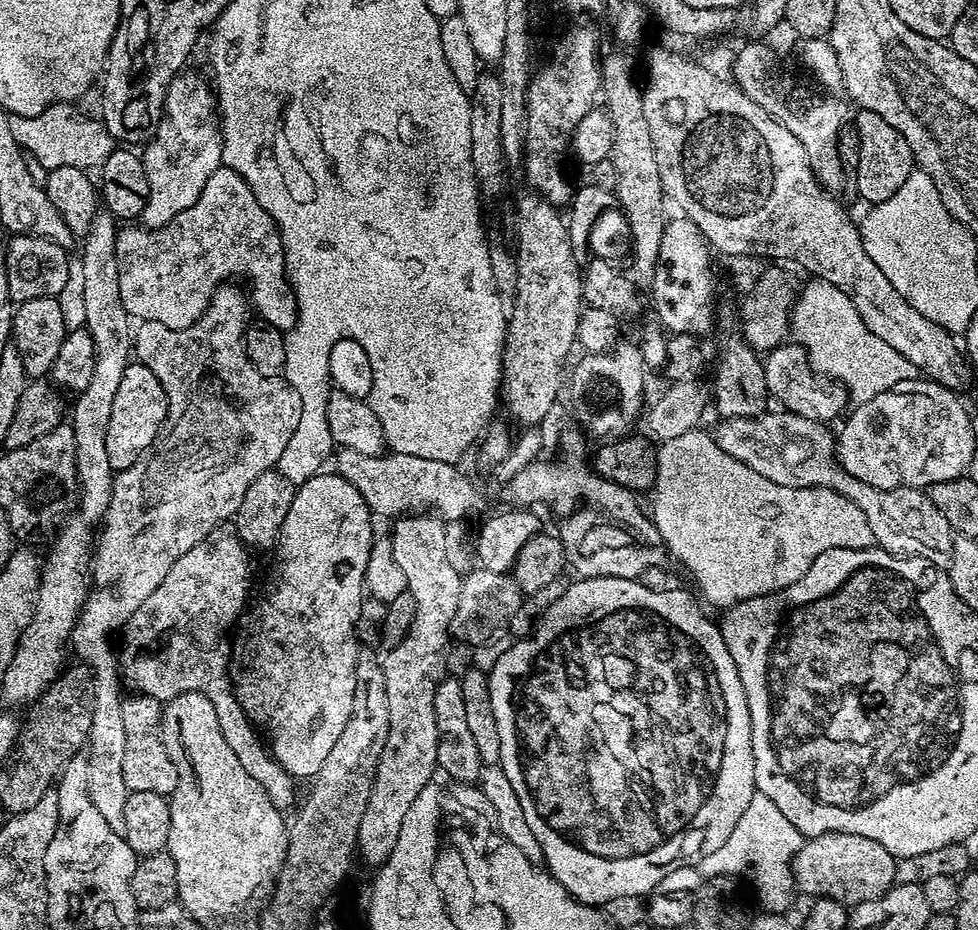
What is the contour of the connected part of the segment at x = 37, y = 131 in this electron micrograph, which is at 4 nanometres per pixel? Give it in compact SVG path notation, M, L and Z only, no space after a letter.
M60 101L51 104L40 115L18 118L13 121L12 130L15 140L20 144L31 159L52 171L58 166L78 166L84 171L92 168L102 168L106 159L112 154L118 144L106 128L97 119L84 120L73 110L71 103Z

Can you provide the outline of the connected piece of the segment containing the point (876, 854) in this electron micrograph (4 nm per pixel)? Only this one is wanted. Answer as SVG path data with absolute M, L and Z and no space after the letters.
M824 832L820 836L805 839L792 859L790 871L795 887L800 888L808 898L825 898L837 900L845 906L855 906L870 898L878 898L887 888L896 883L897 857L882 846L882 842L874 842L874 838L862 838L862 834L846 834L845 832Z

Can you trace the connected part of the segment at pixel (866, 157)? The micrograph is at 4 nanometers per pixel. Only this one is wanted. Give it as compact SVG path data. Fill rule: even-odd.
M863 110L857 111L854 127L858 130L858 142L860 143L860 153L858 154L858 170L854 174L856 181L856 194L862 201L868 200L869 205L880 204L886 198L890 198L910 178L914 170L914 161L910 142L882 118L882 114L874 114Z

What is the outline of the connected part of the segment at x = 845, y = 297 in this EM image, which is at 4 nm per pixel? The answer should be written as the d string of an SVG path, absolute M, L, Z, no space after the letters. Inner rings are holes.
M819 278L813 281L813 284L799 289L790 319L791 339L808 353L808 363L813 373L841 380L844 383L843 391L849 397L852 395L856 404L865 404L870 398L897 384L917 379L914 362L906 362L906 358L902 358L894 346L886 346L878 334L868 329L845 289L836 288Z

